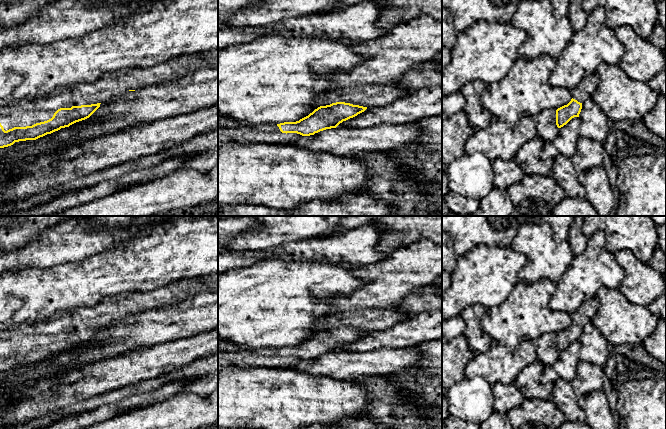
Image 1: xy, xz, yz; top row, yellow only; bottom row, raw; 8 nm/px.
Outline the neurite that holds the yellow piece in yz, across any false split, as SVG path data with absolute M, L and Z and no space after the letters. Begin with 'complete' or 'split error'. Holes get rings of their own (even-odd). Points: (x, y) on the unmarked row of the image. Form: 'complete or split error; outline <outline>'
split error; outline M597 296L584 302L574 313L571 314L572 323L567 328L556 334L556 349L558 352L566 349L572 342L579 341L582 327L592 322L599 307Z

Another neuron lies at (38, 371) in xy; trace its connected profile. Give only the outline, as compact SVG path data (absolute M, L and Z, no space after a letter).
M50 358L43 360L40 364L26 364L19 365L13 368L15 373L22 374L29 370L28 376L33 379L42 379L51 373L57 373L63 370L64 366L62 365L53 365L50 362Z

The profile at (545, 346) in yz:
M547 333L534 341L537 360L544 366L553 366L559 357L556 349L556 334Z

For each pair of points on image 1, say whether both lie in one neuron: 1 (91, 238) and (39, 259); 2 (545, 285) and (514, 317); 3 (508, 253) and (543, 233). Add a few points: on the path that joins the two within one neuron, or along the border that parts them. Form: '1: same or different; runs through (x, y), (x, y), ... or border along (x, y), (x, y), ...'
1: same; runs through (78, 241), (66, 241), (52, 247)
2: same; runs through (538, 293), (522, 309)
3: different; border along (510, 246), (526, 258), (526, 264), (520, 272)

